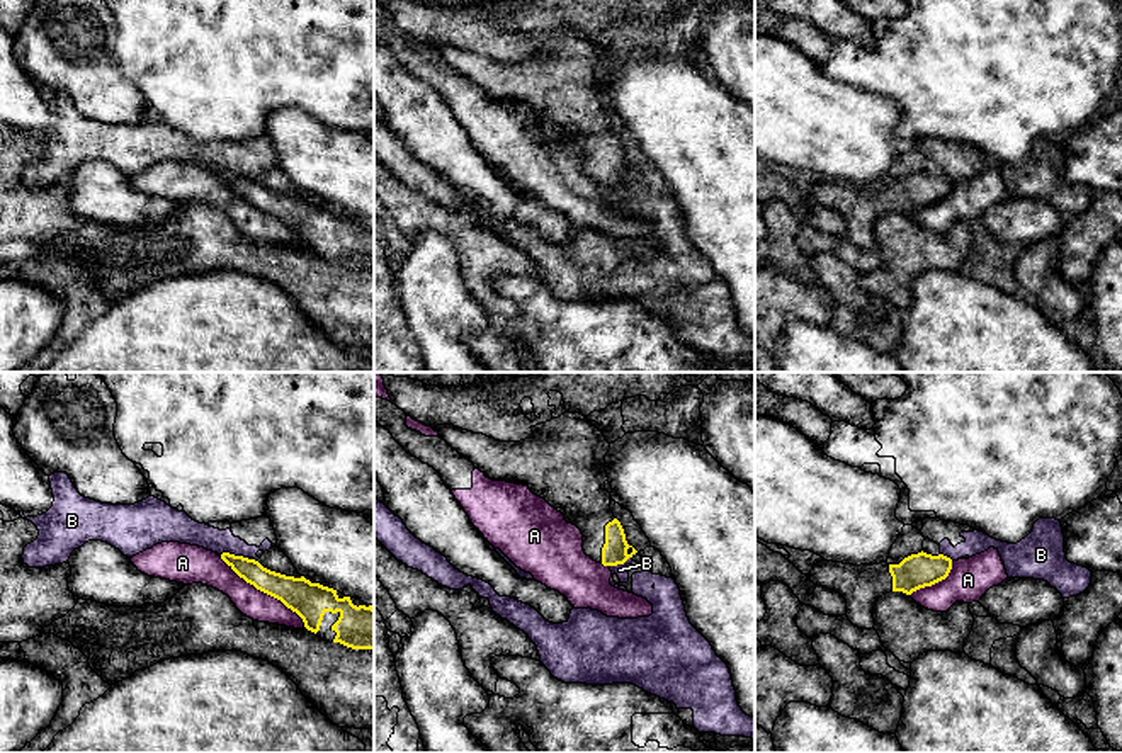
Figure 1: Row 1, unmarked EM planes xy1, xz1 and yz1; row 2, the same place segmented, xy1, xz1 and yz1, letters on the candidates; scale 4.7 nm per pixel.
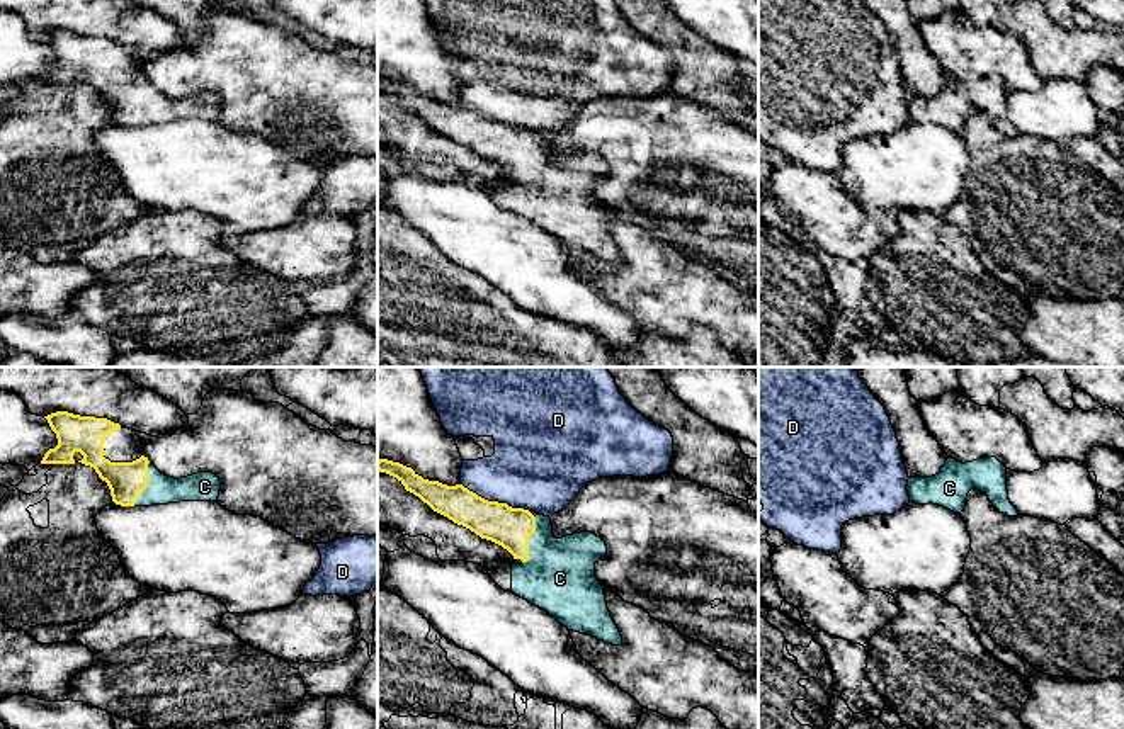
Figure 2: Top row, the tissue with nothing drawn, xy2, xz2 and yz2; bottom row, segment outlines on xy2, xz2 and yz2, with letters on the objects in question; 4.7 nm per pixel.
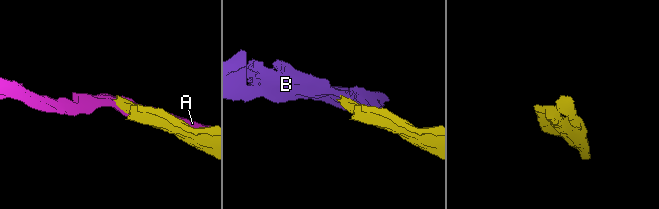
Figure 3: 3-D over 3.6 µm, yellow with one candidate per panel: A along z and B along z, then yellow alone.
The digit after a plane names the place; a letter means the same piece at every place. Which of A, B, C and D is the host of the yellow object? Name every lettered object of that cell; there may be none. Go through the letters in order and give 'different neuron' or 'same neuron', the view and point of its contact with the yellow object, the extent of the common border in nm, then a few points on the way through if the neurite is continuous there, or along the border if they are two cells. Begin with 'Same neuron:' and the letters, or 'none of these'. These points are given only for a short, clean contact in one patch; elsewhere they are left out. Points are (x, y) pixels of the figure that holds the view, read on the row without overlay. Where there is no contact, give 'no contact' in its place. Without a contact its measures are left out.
Same neuron: C
A: different neuron; contact xy1 (264, 211); length 550 nm
B: different neuron; contact xy1 (235, 175); length 130 nm; border xy1 (221, 172), (247, 177)
C: same neuron; contact xz2 (527, 158); length 260 nm; way xz2 (509, 146), (519, 150), (527, 158), (560, 197)
D: different neuron; contact xz2 (495, 121); length 360 nm

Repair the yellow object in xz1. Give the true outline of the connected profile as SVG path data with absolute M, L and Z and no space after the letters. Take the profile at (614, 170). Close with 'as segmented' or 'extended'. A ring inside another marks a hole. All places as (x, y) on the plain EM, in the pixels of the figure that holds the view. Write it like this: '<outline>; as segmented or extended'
M580 32L530 46L532 58L500 61L454 44L434 49L493 100L527 105L583 153L583 170L604 185L624 184L638 170L610 131L605 75L610 63Z; extended

